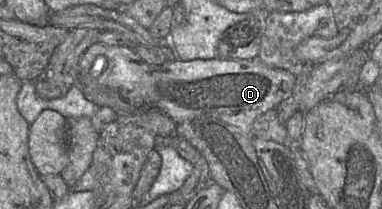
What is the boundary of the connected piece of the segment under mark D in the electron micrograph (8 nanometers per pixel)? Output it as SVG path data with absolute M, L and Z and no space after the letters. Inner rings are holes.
M101 42L92 44L83 54L75 86L109 88L119 93L136 108L127 106L119 113L140 113L142 109L163 112L175 123L210 115L239 129L248 137L255 136L254 120L288 97L296 81L296 72L266 65L254 59L181 59L160 65L144 61L134 49Z

